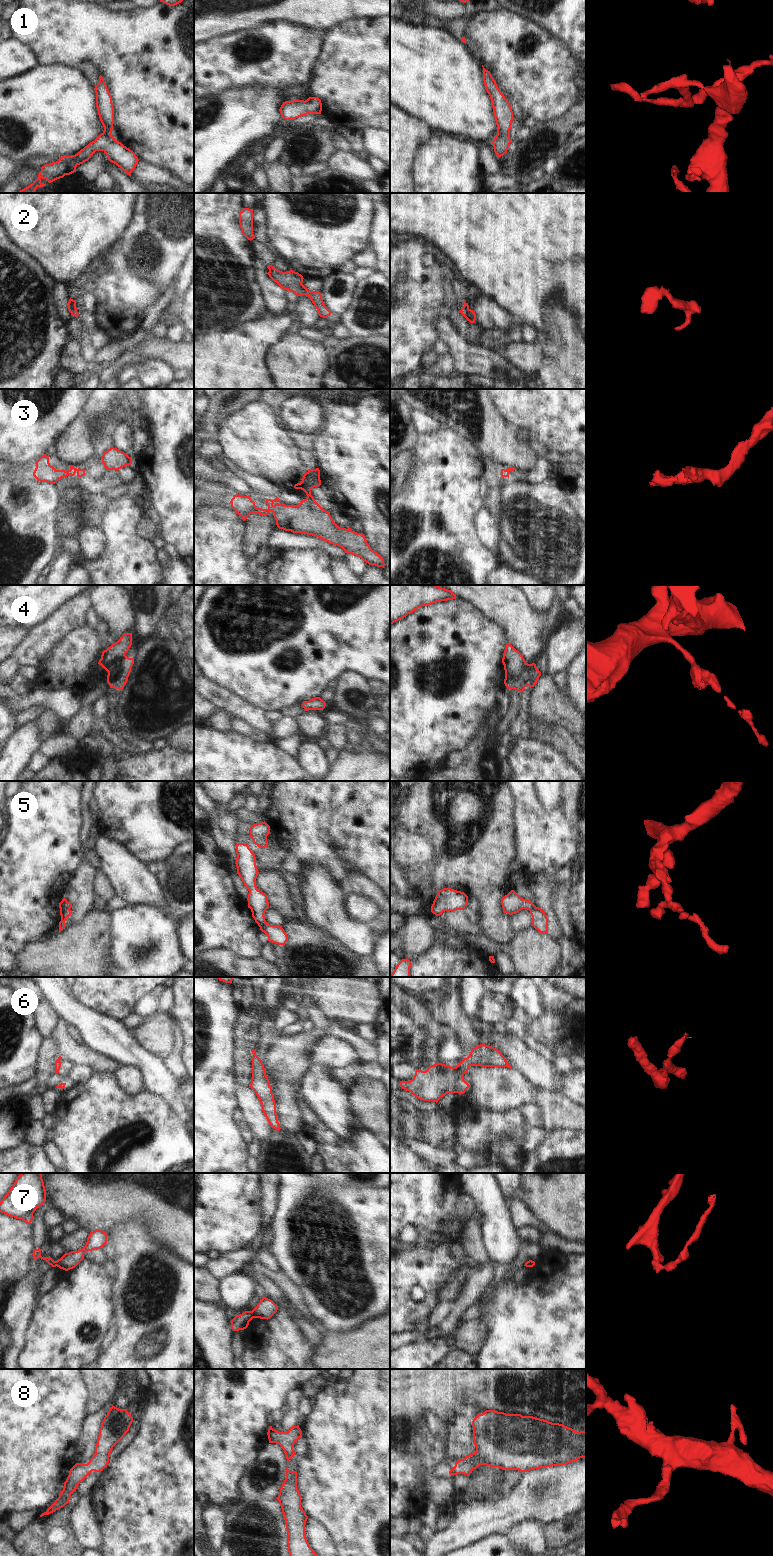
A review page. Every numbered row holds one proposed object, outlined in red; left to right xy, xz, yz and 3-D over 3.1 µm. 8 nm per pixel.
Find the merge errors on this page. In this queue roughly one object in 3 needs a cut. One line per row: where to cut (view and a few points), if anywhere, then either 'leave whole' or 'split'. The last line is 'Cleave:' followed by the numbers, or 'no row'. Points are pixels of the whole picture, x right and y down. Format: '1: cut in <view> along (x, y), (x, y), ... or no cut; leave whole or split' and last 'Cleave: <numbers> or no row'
1: no cut; leave whole
2: no cut; leave whole
3: no cut; leave whole
4: no cut; leave whole
5: cut in xy along (69, 909), (61, 918); split
6: no cut; leave whole
7: cut in xz along (251, 1311), (254, 1317); split
8: no cut; leave whole
Cleave: 5, 7

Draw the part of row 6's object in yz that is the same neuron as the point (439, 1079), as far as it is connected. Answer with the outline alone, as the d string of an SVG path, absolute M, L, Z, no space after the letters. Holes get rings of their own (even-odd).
M480 1044L473 1048L469 1056L458 1063L456 1067L436 1063L429 1066L426 1071L416 1069L413 1079L410 1081L400 1081L400 1086L420 1100L437 1103L447 1093L459 1093L460 1095L465 1093L470 1085L464 1080L463 1075L468 1073L470 1066L507 1067L511 1069L511 1065L507 1062L501 1051L492 1046Z

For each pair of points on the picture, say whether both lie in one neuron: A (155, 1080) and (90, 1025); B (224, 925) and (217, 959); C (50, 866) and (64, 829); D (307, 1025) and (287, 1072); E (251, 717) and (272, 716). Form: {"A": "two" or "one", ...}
{"A": "one", "B": "two", "C": "one", "D": "two", "E": "two"}

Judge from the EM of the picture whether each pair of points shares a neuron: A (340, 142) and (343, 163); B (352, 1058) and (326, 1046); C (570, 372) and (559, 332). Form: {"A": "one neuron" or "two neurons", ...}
{"A": "two neurons", "B": "one neuron", "C": "one neuron"}

